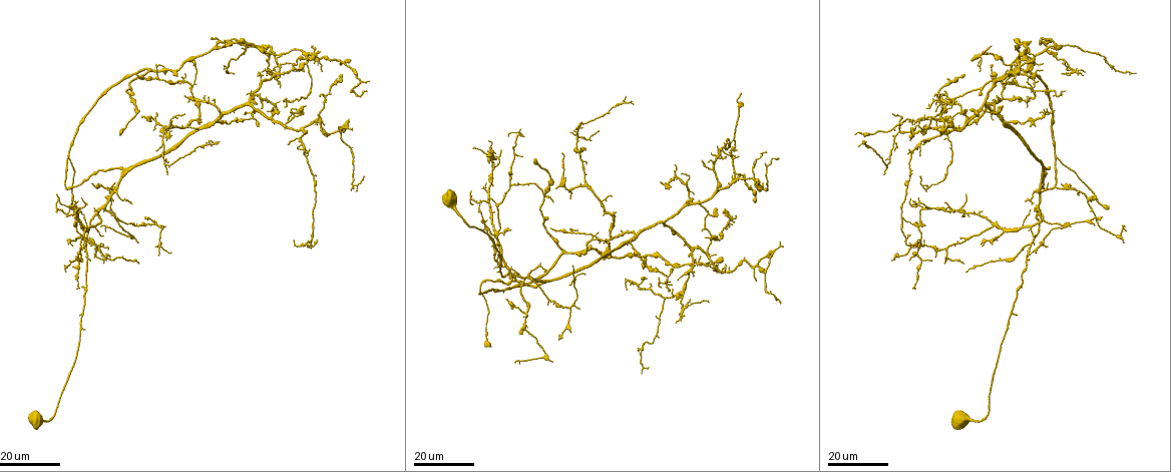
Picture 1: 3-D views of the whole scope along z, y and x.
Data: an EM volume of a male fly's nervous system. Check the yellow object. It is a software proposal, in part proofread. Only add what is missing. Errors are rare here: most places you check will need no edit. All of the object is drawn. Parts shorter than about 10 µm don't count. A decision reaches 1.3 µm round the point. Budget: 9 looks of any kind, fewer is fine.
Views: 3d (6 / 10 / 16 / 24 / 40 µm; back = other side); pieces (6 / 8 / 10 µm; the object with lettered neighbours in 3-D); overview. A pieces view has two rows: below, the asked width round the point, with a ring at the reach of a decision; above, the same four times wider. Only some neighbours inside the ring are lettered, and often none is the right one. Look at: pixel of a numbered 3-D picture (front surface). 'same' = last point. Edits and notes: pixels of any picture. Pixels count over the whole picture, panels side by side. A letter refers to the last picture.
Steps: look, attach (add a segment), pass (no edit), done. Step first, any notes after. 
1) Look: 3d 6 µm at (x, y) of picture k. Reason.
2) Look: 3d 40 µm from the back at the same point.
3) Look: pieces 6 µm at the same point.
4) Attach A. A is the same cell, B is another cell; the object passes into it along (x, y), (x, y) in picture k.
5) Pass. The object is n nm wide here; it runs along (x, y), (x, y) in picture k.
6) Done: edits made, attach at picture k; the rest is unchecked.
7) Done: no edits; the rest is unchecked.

Look: 3d 24 µm at (519, 334) of picture 1. Branch stops here.

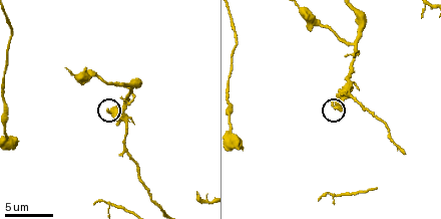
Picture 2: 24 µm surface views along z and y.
Look: pieces 10 µm at (340, 108) of picture 2.

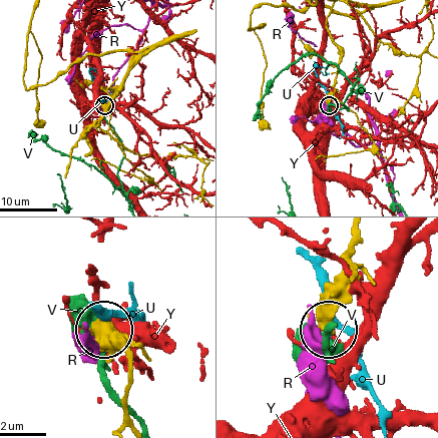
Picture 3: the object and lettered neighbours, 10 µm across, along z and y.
Pass. R, U, V and Y are other cells; none of them fits.

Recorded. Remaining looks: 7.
Look: 3d 16 µm at (499, 149) of picture 1. An open end.

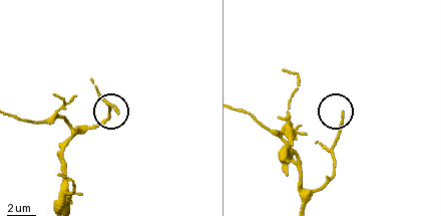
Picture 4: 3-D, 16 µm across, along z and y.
Look: pieces 8 µm at (342, 114) of picture 4. See the neighbours.

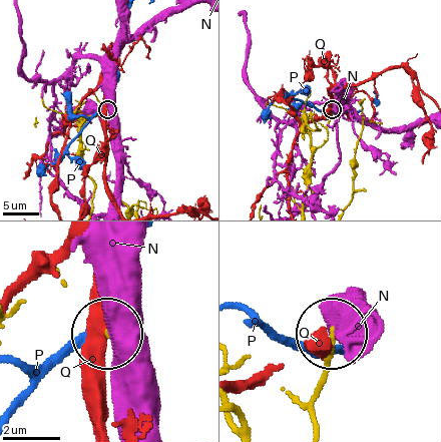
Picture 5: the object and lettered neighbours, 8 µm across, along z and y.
Pass. N, P and Q are other cells; none of them fits.

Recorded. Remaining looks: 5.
Look: 3d 24 µm at (552, 201) of picture 1. An open end.

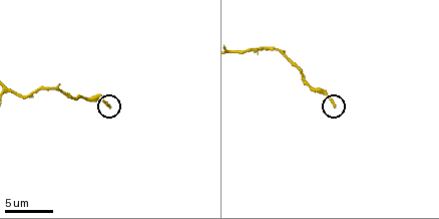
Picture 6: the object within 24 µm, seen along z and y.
Look: pieces 6 µm at (109, 107) of picture 6.

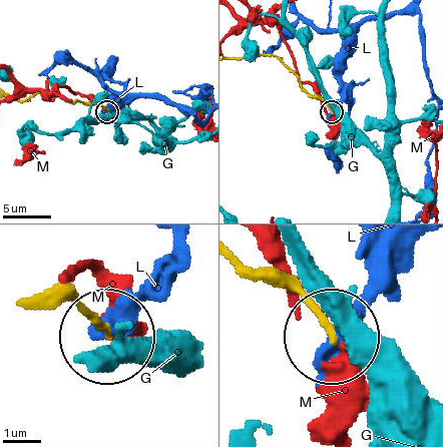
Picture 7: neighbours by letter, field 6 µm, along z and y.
Pass. The object is 150 nm wide here; G, L and M are other cells; none of them fits.

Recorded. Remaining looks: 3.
Look: 3d 16 µm at (534, 160) of picture 1.

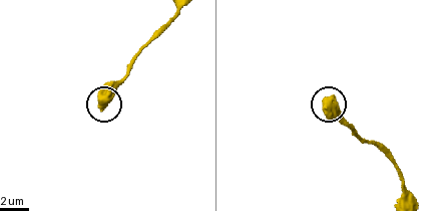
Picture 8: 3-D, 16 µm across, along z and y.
Look: pieces 6 µm at (103, 108) of picture 8. See the neighbours.

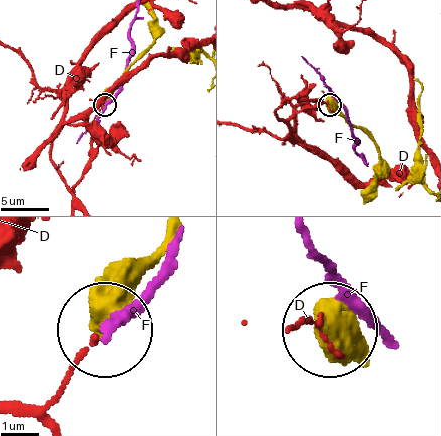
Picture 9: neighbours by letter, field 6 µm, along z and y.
Pass. D and F are other cells; no lettered segment goes on from it.

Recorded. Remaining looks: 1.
Done: no edits; the rest is unchecked.

